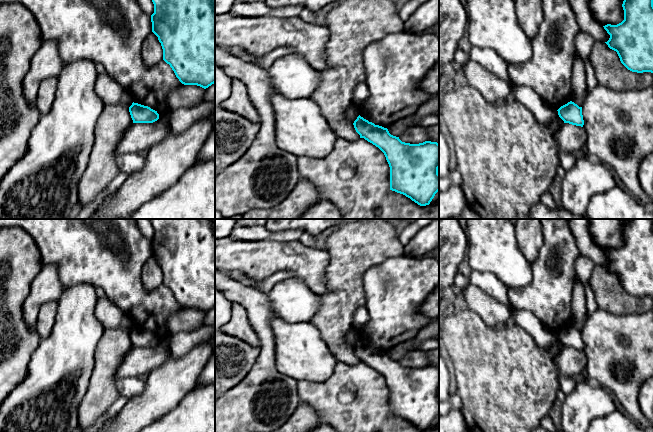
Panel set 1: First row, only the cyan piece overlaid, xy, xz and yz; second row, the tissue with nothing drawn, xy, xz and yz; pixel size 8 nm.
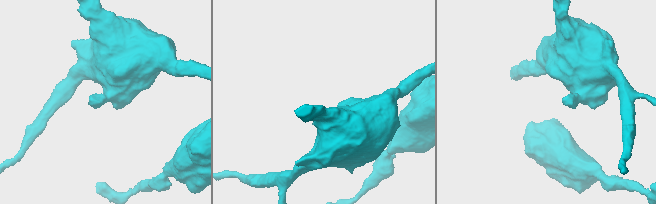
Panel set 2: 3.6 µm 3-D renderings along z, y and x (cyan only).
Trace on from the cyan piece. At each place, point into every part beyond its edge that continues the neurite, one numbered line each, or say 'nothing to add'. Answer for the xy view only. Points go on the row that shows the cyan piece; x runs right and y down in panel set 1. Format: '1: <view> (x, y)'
1: xy (110, 92)

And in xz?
1: xz (352, 113)

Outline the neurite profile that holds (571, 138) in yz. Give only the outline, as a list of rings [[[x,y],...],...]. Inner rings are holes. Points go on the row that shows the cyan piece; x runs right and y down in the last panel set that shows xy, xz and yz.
[[[564,123],[557,133],[560,150],[566,153],[581,154],[582,147],[587,143],[587,134],[584,127]]]

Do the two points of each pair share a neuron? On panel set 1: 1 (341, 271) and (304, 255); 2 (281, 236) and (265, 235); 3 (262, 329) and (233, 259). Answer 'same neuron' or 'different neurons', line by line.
1: different neurons
2: same neuron
3: different neurons

